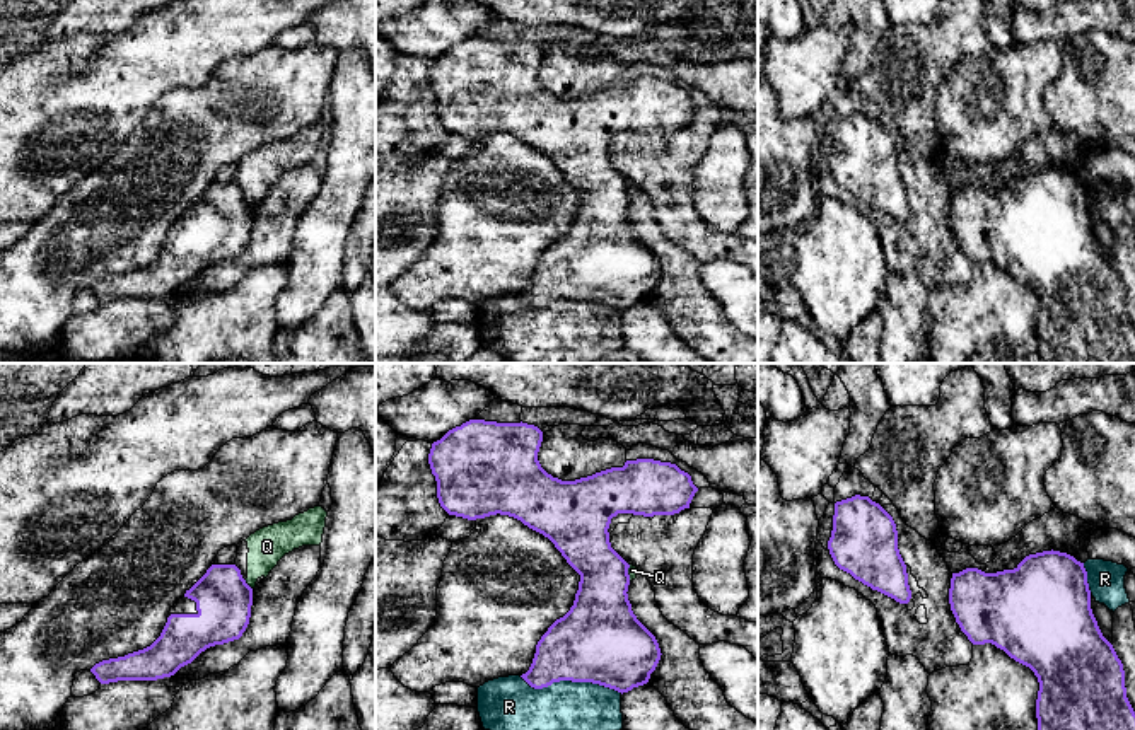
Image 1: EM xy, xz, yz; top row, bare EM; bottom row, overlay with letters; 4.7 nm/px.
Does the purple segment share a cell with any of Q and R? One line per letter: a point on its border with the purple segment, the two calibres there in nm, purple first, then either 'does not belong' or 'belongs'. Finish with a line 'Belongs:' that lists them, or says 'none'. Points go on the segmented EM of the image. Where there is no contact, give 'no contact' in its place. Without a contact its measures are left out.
Q: xy (248, 585) | 260/180 nm | does not belong
R: xz (570, 679) | 400/240 nm | does not belong
Belongs: none

